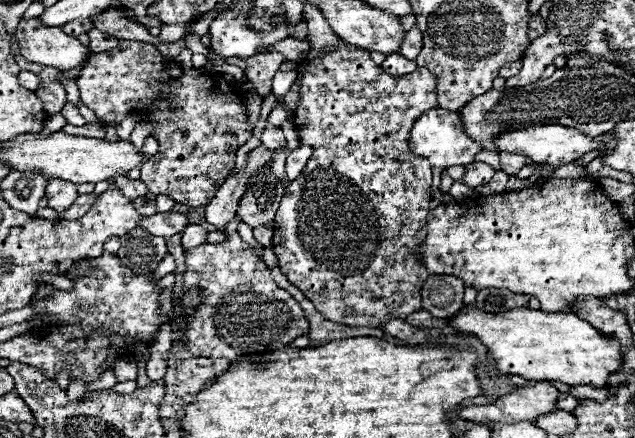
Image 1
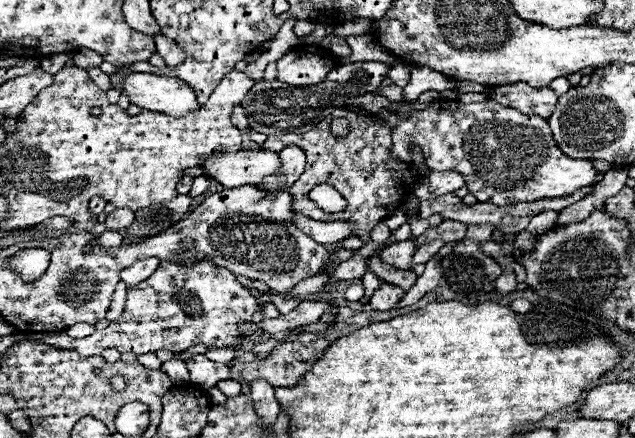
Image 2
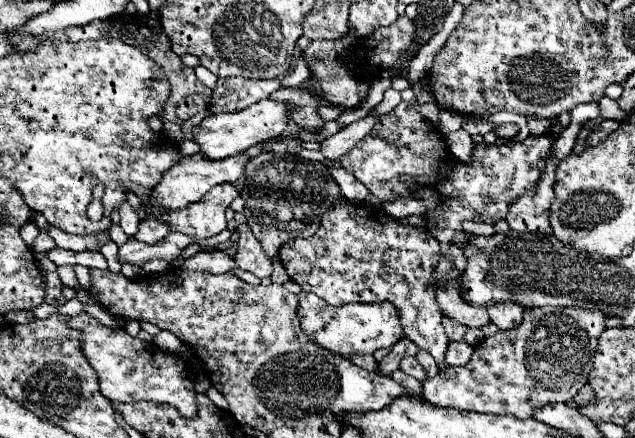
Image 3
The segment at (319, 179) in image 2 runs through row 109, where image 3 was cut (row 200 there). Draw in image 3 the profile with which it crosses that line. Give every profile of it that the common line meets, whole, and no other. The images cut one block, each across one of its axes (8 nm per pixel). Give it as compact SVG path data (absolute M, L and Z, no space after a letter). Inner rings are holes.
M338 200L336 206L332 206L322 216L322 224L314 236L306 240L288 240L280 248L280 260L288 276L298 282L304 292L312 292L332 306L342 306L350 302L392 302L398 310L398 318L406 338L410 338L418 348L428 350L438 362L438 368L446 366L444 352L448 348L448 338L444 334L440 308L434 298L436 286L432 284L440 260L440 244L434 236L418 232L414 226L400 226L397 219L386 216L380 208L368 208L356 202Z

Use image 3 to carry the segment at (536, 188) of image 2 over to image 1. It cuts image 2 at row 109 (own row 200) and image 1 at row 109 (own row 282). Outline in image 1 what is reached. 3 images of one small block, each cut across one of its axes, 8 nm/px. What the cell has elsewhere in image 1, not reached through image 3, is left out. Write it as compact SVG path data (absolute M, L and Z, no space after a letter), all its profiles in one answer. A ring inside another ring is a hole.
M434 108L424 112L412 126L410 130L410 152L422 158L428 158L432 166L438 168L450 168L450 166L458 166L458 164L472 164L474 156L482 150L478 142L474 142L472 138L468 138L462 130L462 120L458 116L458 112L448 112L442 108Z

